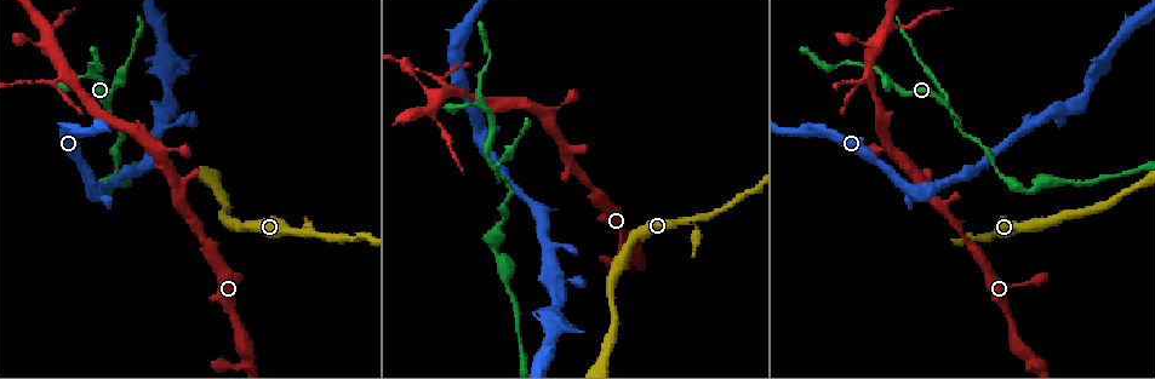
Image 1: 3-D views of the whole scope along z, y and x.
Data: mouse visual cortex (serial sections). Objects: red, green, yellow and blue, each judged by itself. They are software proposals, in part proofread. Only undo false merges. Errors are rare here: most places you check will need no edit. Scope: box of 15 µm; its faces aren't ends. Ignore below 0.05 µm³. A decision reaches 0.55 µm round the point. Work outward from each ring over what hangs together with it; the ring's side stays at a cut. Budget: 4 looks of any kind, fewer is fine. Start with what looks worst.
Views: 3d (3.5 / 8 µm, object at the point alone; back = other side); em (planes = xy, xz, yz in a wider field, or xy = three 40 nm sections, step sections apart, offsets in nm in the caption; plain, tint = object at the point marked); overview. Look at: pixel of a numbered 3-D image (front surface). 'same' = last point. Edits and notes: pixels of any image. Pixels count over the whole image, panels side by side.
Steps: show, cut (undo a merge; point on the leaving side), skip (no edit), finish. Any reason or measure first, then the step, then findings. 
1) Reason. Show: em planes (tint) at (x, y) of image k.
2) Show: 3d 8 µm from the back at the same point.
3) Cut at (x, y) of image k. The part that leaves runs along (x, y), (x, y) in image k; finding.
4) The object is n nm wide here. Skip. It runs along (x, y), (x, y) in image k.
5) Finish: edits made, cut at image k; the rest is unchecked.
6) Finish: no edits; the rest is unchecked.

A fork. Show: 3d 3.5 µm at (944, 103) of image 1.

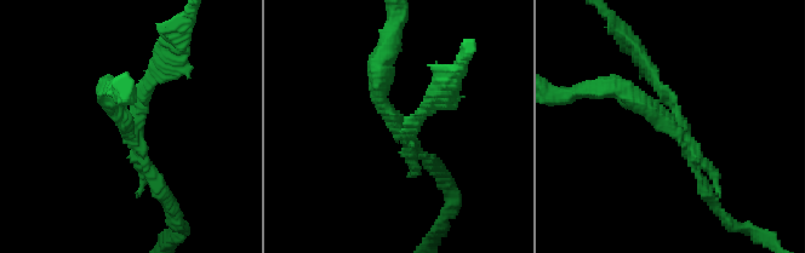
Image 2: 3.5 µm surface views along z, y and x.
Cut at (149, 85) of image 2. A second cell is stuck on.

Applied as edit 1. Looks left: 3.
Sudden change in width. Show: 3d 3.5 µm at (48, 81) of image 1.

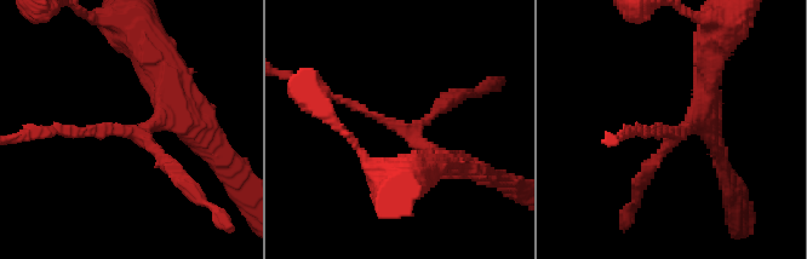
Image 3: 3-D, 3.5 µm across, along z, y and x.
Show: em xy step 1 (tint) at (670, 133) of image 3.

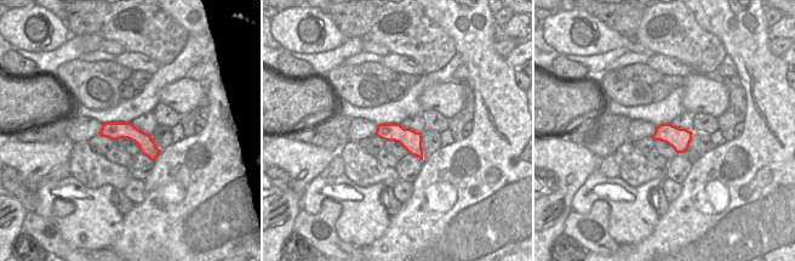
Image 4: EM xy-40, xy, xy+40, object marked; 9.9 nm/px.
Skip. It runs along (463, 167), (321, 90) in image 3; one cell here.

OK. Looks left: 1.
Finish: edits made, cut at image 2; the rest is unchecked.

